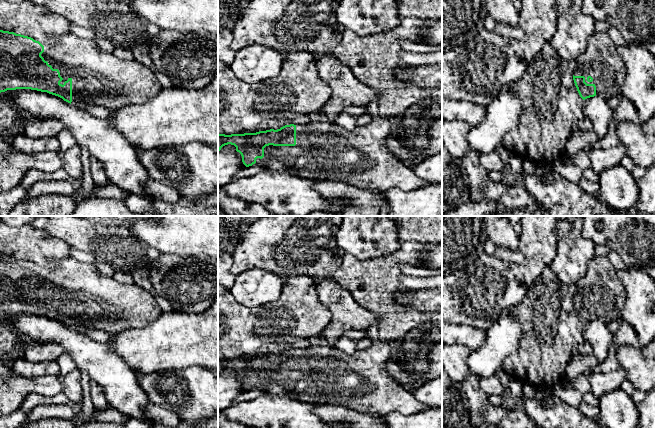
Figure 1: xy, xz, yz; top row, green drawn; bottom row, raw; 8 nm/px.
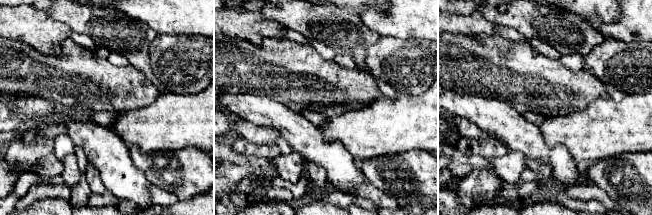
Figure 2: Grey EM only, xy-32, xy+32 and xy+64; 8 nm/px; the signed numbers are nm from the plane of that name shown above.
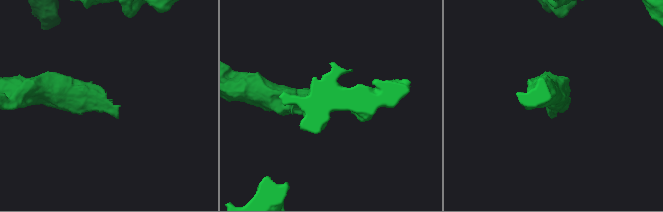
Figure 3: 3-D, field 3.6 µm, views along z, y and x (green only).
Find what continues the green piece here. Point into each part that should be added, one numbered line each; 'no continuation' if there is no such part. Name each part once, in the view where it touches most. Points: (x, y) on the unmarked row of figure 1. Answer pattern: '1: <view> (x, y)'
1: xy (98, 302)

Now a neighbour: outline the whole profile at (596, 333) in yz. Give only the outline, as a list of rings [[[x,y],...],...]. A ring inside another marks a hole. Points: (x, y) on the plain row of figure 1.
[[[599,320],[583,324],[583,338],[592,348],[598,363],[603,362],[607,358],[613,338],[613,333],[608,330],[607,325]]]

